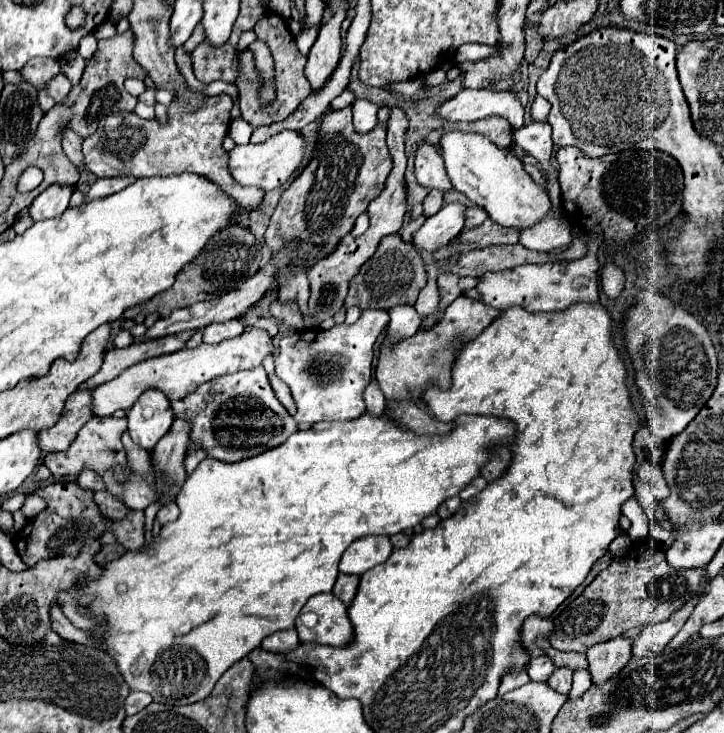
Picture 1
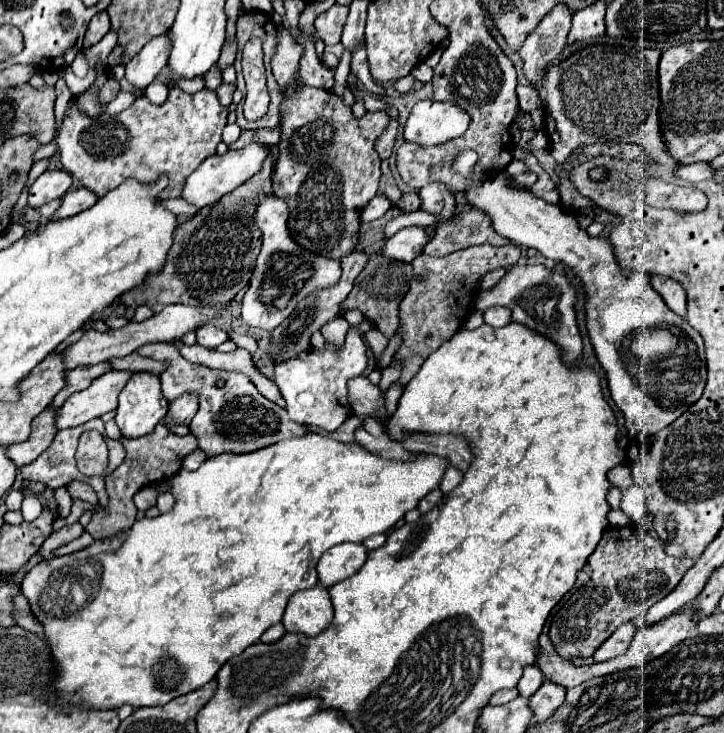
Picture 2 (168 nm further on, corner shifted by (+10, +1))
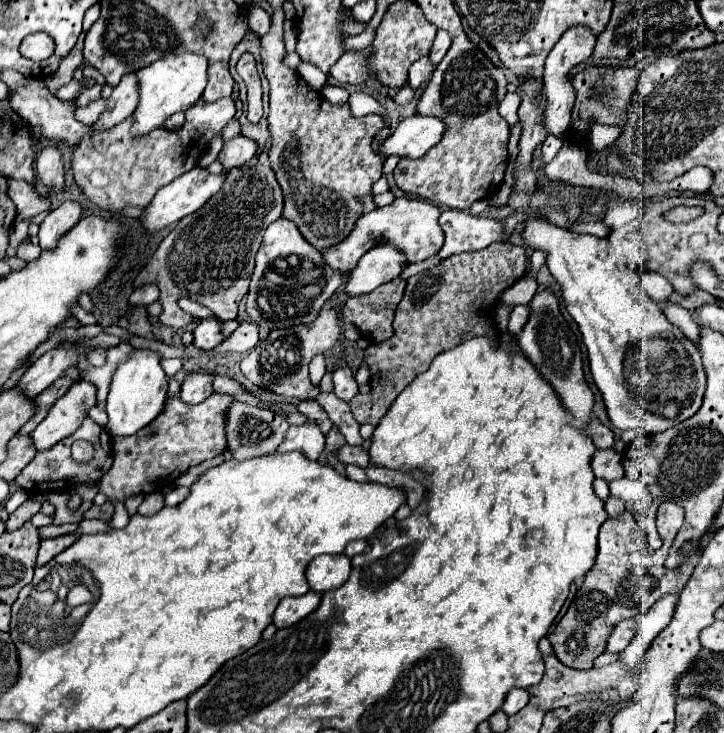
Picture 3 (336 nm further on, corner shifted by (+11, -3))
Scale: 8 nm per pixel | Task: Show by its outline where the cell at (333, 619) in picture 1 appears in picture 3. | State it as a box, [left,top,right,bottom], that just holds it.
[273,592,321,628]

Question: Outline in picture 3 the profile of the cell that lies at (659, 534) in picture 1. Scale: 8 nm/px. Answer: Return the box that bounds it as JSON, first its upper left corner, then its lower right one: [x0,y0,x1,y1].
[609,478,651,512]

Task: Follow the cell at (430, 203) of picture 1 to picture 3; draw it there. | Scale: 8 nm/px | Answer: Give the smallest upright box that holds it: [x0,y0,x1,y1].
[323,198,443,274]

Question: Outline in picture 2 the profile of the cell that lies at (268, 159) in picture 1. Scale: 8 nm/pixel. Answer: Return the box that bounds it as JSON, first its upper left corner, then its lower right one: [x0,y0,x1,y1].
[182,144,270,206]

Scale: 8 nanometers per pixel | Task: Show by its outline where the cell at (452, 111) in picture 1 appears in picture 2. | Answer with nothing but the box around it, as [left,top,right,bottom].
[404,100,470,146]

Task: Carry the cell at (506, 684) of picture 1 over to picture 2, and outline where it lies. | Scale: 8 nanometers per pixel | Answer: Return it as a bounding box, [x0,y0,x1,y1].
[490,688,518,704]

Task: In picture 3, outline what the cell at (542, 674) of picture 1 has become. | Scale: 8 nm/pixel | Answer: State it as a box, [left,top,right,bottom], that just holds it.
[501,688,529,716]

